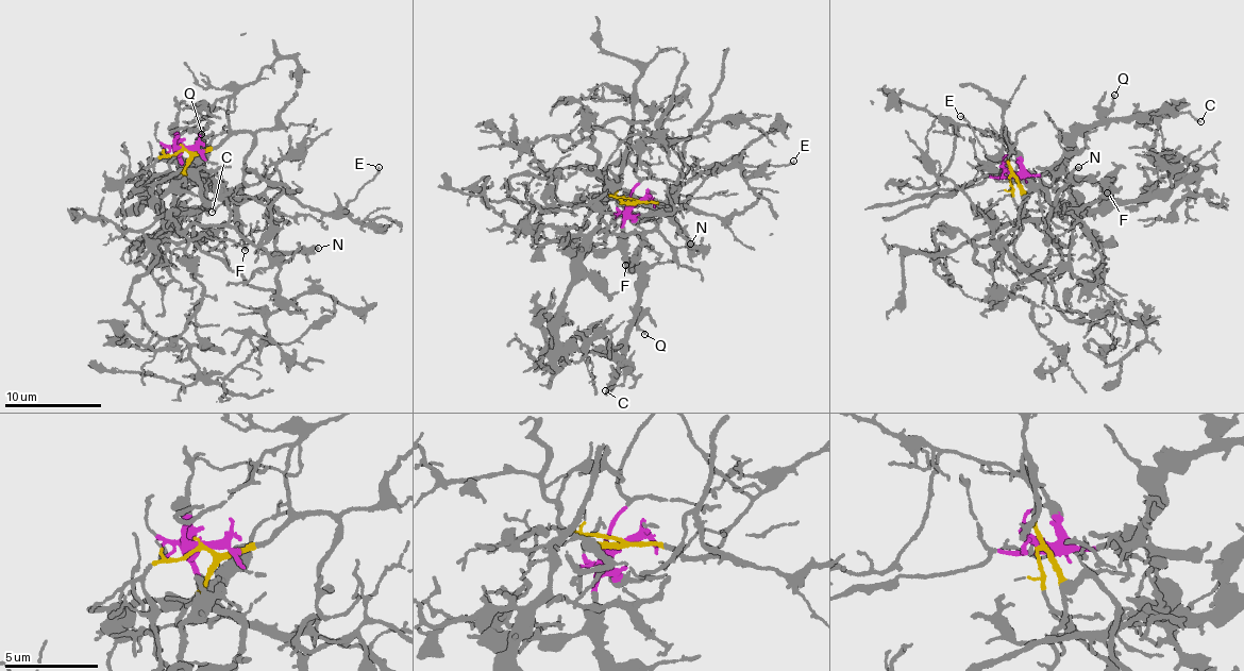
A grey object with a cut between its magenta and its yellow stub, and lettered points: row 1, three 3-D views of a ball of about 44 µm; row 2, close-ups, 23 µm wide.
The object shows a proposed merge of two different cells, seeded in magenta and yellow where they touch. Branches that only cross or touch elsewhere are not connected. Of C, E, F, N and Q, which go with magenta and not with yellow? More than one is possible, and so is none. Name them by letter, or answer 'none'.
C, F, Q

